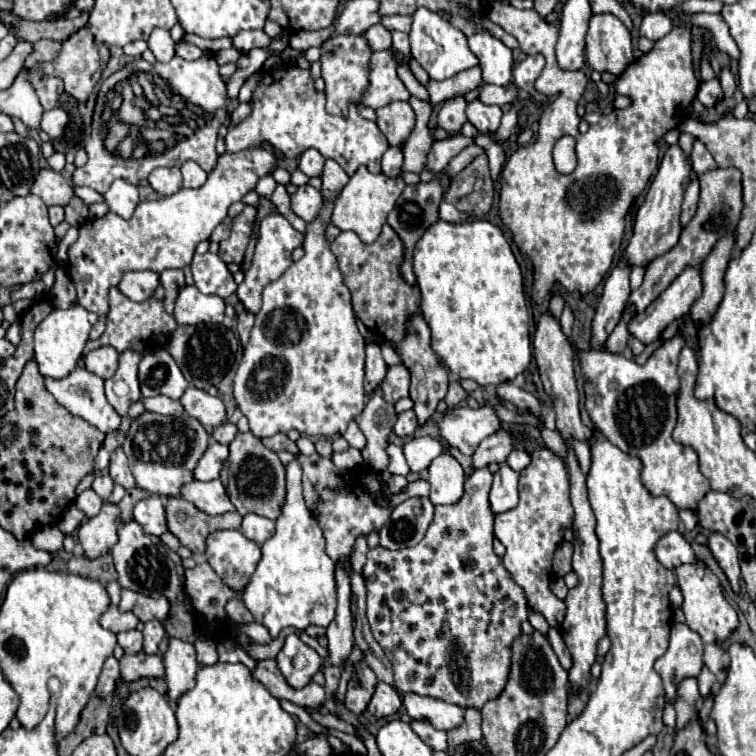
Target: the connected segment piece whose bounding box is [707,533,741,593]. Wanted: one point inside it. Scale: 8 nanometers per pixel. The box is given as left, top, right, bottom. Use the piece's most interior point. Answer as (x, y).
(723, 550)

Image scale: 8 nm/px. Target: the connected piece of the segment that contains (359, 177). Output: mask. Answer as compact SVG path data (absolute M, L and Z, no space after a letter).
M359 167L355 175L349 179L349 183L343 187L339 197L335 199L331 223L341 231L355 231L363 243L373 243L379 237L389 211L395 207L395 201L399 199L403 189L405 181L401 177L389 179L385 173L373 175L367 171L367 167Z

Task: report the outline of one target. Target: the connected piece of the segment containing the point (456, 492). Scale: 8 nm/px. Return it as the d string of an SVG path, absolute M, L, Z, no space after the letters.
M449 451L435 457L429 465L431 503L433 505L457 503L463 495L463 481L465 481L465 471Z

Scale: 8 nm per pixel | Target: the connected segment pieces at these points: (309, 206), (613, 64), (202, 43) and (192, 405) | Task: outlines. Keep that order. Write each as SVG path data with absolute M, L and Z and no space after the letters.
M311 185L297 187L297 191L291 195L291 209L293 209L293 213L299 215L307 223L317 219L321 207L323 207L323 197Z
M599 13L593 15L589 21L589 31L585 37L585 53L587 53L587 61L589 65L603 73L609 71L613 75L621 75L625 71L625 67L633 61L633 43L631 43L631 33L629 29L619 21L619 17L611 15L611 13Z
M187 33L183 41L185 41L185 43L193 43L193 45L197 45L197 47L203 49L205 53L215 53L215 51L219 51L219 49L227 49L227 47L231 47L231 39L227 39L227 37L223 37L223 39L203 39L203 37L199 37L199 35Z
M193 385L183 393L181 405L185 407L185 413L195 417L203 427L219 427L225 421L223 401Z

